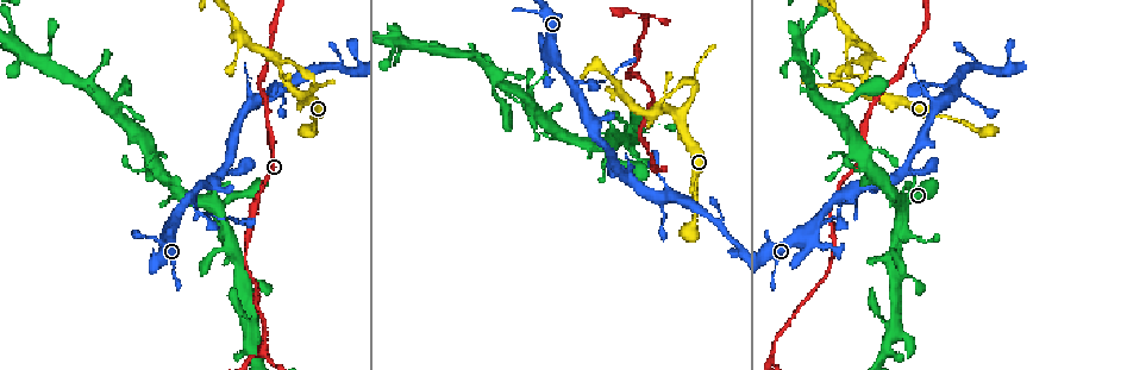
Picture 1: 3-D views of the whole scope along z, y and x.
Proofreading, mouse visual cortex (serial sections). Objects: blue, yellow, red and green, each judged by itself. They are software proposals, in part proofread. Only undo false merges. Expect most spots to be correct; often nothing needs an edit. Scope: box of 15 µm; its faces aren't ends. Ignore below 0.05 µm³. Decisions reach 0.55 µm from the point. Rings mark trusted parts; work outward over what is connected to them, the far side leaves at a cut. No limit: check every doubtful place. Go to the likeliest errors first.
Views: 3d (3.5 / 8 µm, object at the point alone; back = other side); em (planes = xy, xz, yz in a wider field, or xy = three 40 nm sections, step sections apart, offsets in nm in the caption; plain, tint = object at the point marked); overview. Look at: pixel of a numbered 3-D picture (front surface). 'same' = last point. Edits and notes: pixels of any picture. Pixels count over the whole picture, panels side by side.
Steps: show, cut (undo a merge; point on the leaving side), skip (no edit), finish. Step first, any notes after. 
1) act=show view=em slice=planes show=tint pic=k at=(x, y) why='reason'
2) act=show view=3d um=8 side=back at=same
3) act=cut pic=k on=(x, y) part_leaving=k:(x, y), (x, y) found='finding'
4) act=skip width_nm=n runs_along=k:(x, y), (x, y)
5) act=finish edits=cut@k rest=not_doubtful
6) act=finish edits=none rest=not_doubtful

act=show view=3d um=3.5 pic=1 at=(568, 78) why='three-way junction'

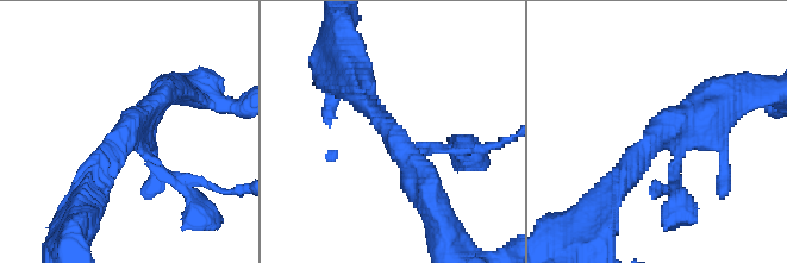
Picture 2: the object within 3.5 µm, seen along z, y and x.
act=show view=em slice=xy step=1 show=tint pic=2 at=(126, 132)

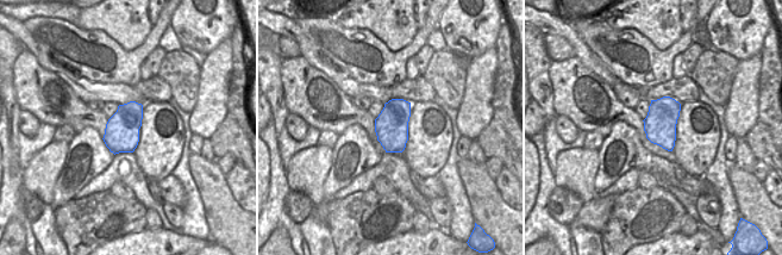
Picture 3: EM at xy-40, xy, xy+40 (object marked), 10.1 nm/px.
act=skip runs_along=2:(617, 187), (672, 121), (723, 100) found='all the same cell'

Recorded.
act=show view=3d um=3.5 pic=1 at=(206, 215)

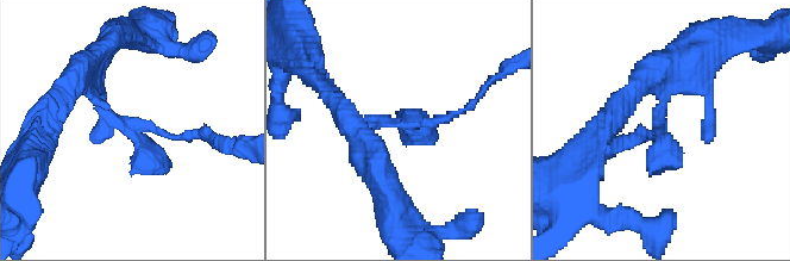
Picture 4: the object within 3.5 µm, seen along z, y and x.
act=show view=em slice=xy step=1 show=tint pic=4 at=(133, 126) why='shape alone is not enough'

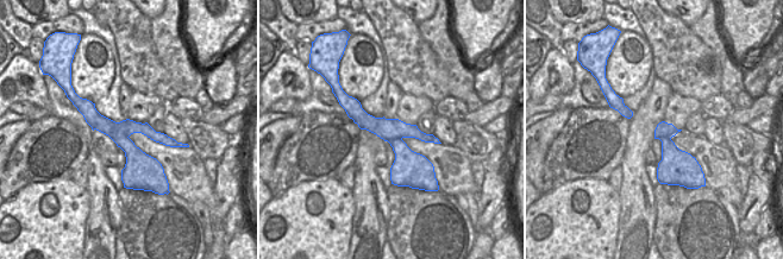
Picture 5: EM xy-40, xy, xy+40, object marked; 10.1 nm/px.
act=show view=em slice=xy step=3 show=tint at=same why='another direction'

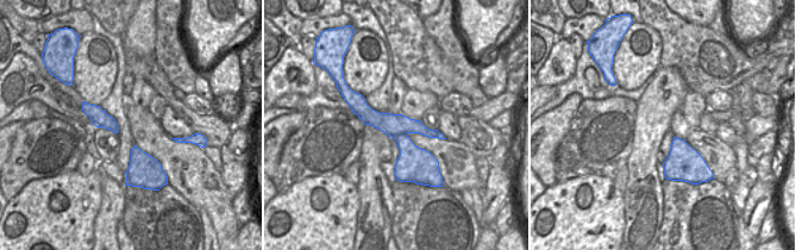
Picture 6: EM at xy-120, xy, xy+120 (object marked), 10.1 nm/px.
act=skip width_nm=260 runs_along=4:(77, 78), (162, 172) found='continuous, no second cell'

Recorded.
act=show view=3d um=3.5 pic=1 at=(260, 352) why='arms part here'

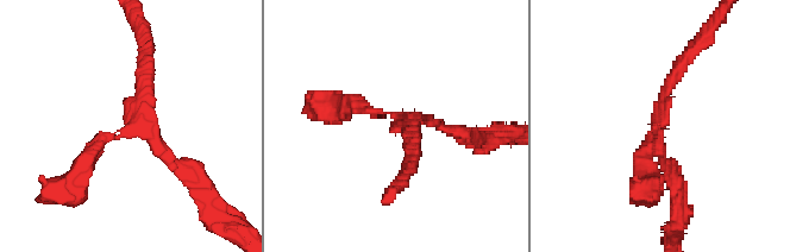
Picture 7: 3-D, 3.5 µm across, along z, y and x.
act=show view=em slice=xy step=1 show=tint pic=7 at=(138, 115) arms=3 arm_widths_nm=150,200,200

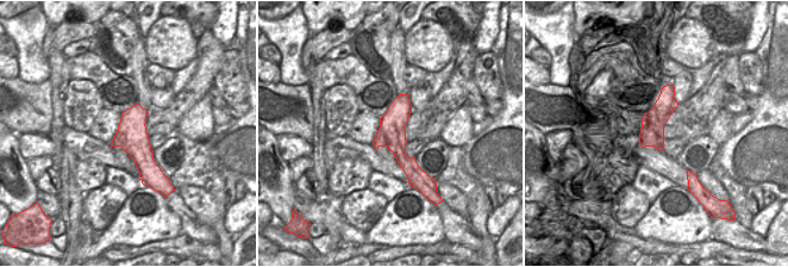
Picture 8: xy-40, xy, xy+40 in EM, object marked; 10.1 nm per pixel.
act=show view=em slice=xy step=3 show=tint at=same

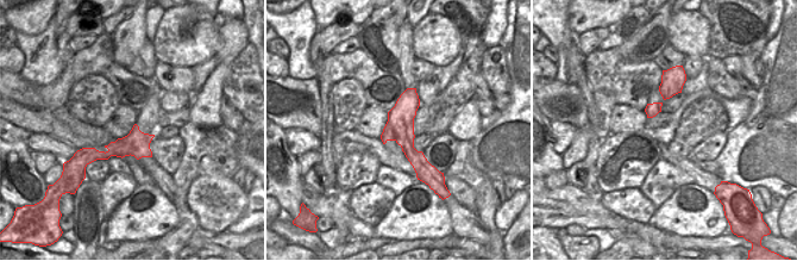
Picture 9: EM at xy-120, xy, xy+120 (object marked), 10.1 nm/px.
act=skip width_nm=280 runs_along=9:(409, 91), (406, 142), (425, 172) found='one cell here'

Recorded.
act=finish edits=none rest=not_doubtful

